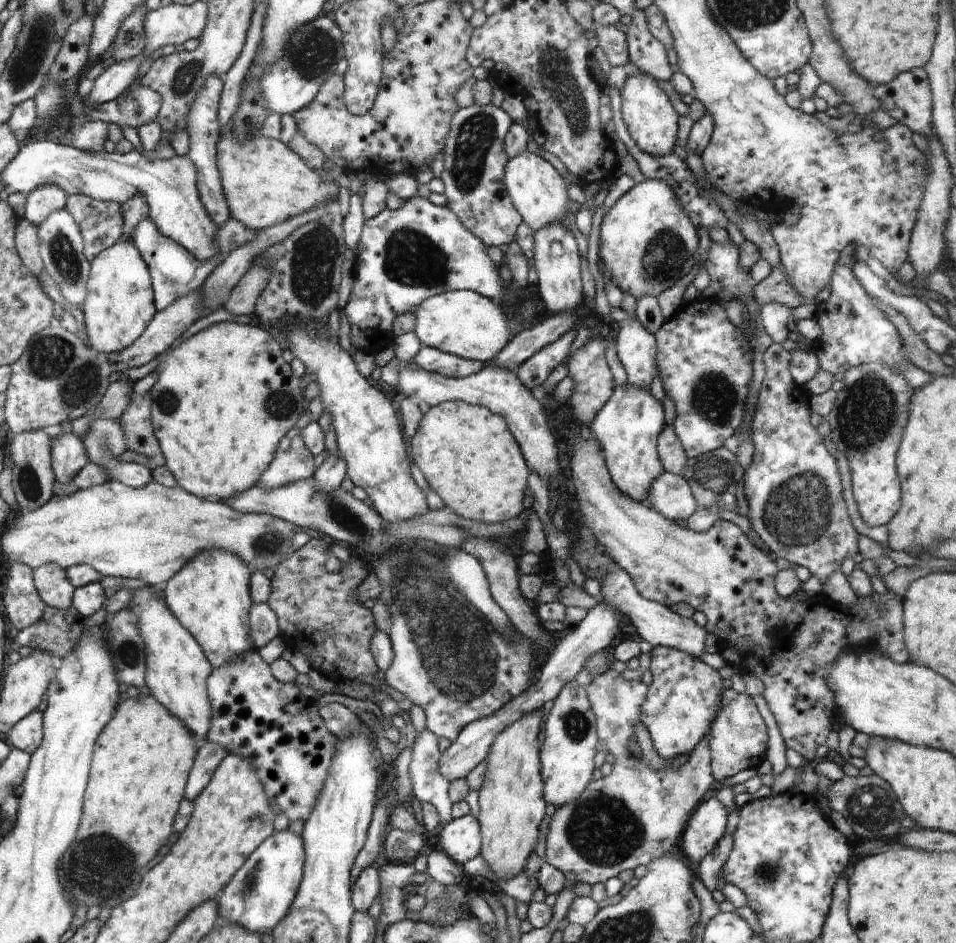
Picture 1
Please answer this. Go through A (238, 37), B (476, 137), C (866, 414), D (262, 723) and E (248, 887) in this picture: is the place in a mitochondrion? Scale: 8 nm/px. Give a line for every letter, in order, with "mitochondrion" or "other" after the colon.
A: other
B: mitochondrion
C: mitochondrion
D: other
E: mitochondrion

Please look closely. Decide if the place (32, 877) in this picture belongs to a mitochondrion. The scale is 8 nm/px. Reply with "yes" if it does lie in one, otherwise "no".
no

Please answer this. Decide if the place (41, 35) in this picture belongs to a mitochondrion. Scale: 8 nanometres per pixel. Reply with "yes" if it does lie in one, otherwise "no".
yes

